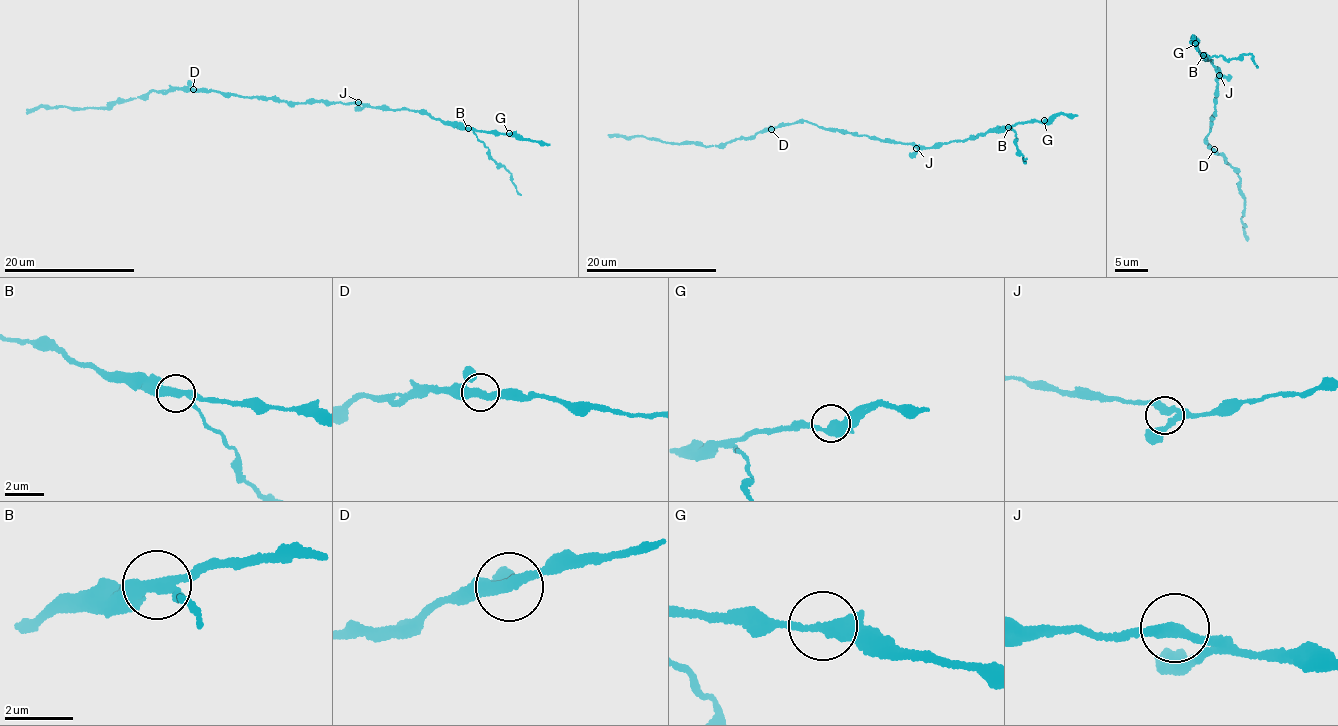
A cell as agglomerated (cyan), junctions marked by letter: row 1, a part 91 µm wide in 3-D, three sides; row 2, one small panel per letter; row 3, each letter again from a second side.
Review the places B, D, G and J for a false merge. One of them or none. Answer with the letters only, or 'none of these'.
B

